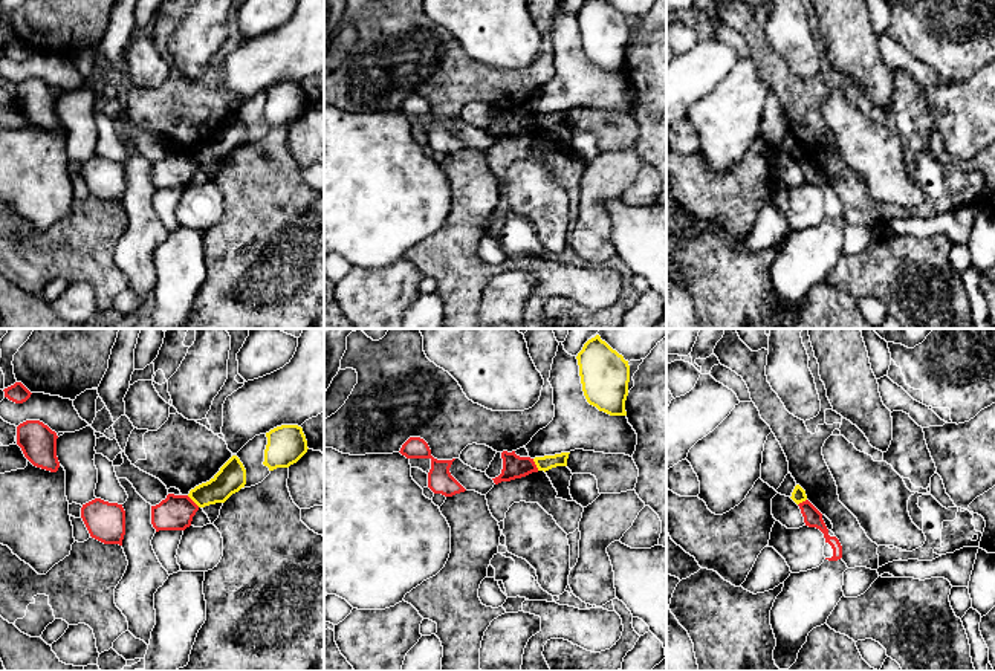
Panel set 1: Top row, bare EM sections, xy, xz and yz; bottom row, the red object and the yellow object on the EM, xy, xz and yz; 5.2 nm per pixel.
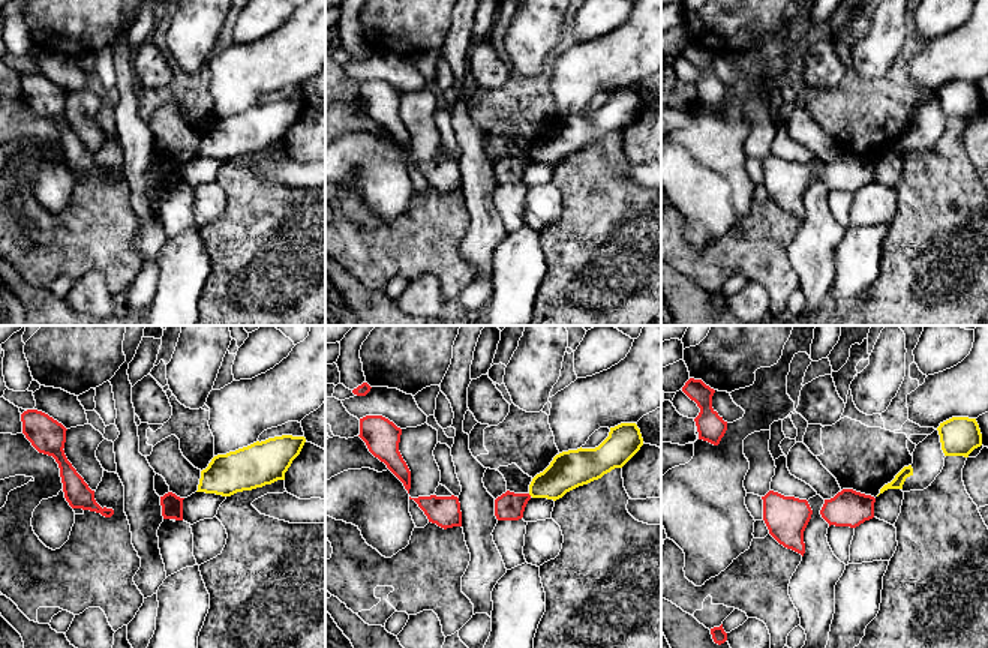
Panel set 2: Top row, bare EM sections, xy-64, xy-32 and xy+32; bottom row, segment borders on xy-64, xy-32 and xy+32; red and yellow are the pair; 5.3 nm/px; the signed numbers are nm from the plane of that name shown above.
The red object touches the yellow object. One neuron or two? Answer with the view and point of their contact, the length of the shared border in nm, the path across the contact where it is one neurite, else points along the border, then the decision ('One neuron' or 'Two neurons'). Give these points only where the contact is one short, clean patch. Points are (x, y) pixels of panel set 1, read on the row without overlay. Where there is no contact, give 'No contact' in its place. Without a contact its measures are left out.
Touches red at xy (191, 158). Shared border 90 nm. Boundary: xy (187, 153), (199, 164). Two neurons

